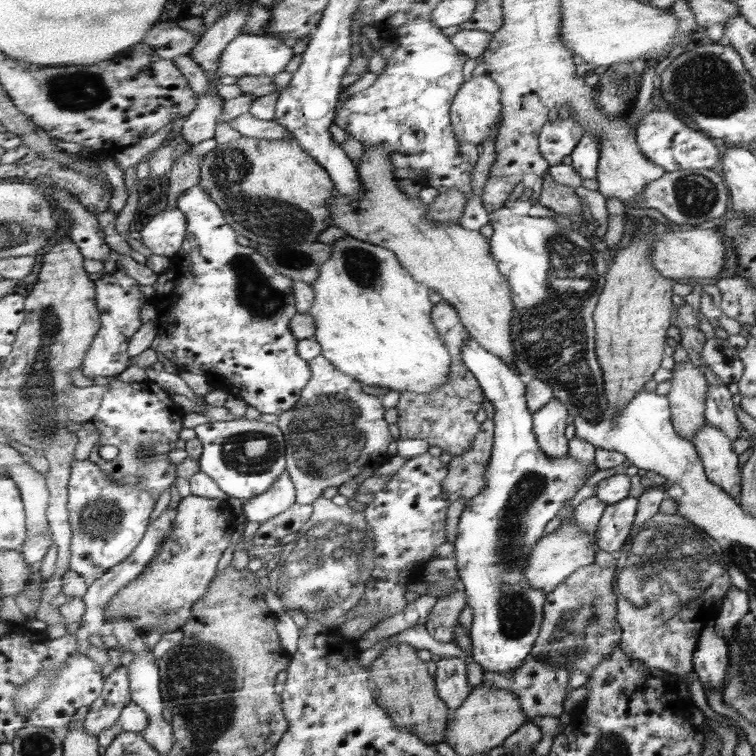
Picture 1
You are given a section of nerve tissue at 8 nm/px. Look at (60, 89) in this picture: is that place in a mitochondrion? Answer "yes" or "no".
yes

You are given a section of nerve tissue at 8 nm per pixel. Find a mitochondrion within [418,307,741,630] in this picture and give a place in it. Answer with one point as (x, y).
(668, 569)

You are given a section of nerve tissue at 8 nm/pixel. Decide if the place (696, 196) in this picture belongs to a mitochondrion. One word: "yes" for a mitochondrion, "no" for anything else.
yes

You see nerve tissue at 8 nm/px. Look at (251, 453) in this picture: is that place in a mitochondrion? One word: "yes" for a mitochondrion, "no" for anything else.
yes

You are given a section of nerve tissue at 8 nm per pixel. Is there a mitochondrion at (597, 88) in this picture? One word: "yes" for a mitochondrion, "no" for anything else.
no

